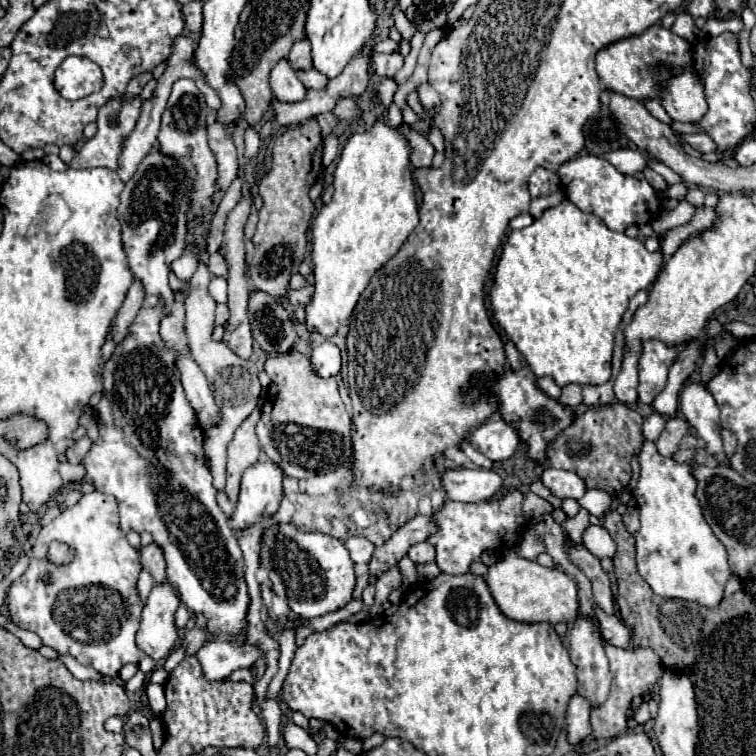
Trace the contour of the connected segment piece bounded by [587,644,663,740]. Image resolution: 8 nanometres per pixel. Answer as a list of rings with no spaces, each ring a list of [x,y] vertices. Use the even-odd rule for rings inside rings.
[[[605,644],[605,652],[607,652],[607,658],[609,658],[609,664],[611,664],[611,674],[615,678],[615,684],[613,684],[613,690],[611,690],[611,696],[607,698],[607,702],[591,712],[593,734],[587,740],[613,738],[619,732],[623,732],[627,728],[629,716],[633,716],[633,712],[641,706],[645,690],[651,684],[655,684],[659,680],[661,672],[663,672],[661,658],[651,646],[637,646],[633,650],[625,650],[625,648]]]

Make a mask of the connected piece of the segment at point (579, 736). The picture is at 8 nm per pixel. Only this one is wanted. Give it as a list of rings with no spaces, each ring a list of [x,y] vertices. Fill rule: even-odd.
[[[573,696],[569,702],[569,710],[567,710],[567,742],[571,746],[581,744],[581,740],[587,738],[587,722],[589,722],[589,704],[585,698],[581,696]]]

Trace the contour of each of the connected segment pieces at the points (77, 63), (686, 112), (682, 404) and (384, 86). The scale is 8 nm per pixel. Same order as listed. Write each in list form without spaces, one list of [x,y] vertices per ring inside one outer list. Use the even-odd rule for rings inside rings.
[[[68,56],[55,70],[55,88],[63,98],[79,100],[103,88],[103,72],[85,56]]]
[[[693,68],[663,84],[661,104],[675,122],[697,124],[707,114],[707,100],[703,96],[703,82]]]
[[[687,382],[679,396],[679,408],[685,420],[689,422],[689,426],[695,428],[697,436],[701,436],[707,442],[707,448],[705,448],[707,454],[723,462],[725,452],[721,446],[719,408],[713,396],[707,392],[707,386],[701,382]]]
[[[383,78],[383,80],[381,80],[381,84],[379,84],[379,94],[381,94],[381,102],[383,102],[385,110],[391,108],[391,102],[393,102],[393,94],[395,94],[395,90],[397,90],[395,80],[391,80],[391,78]]]

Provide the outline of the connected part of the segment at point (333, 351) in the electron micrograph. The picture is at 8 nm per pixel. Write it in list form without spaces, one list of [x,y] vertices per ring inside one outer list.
[[[325,340],[317,348],[313,348],[311,364],[313,364],[315,372],[323,378],[337,376],[341,370],[341,350],[337,348],[337,344],[331,344],[329,340]]]

